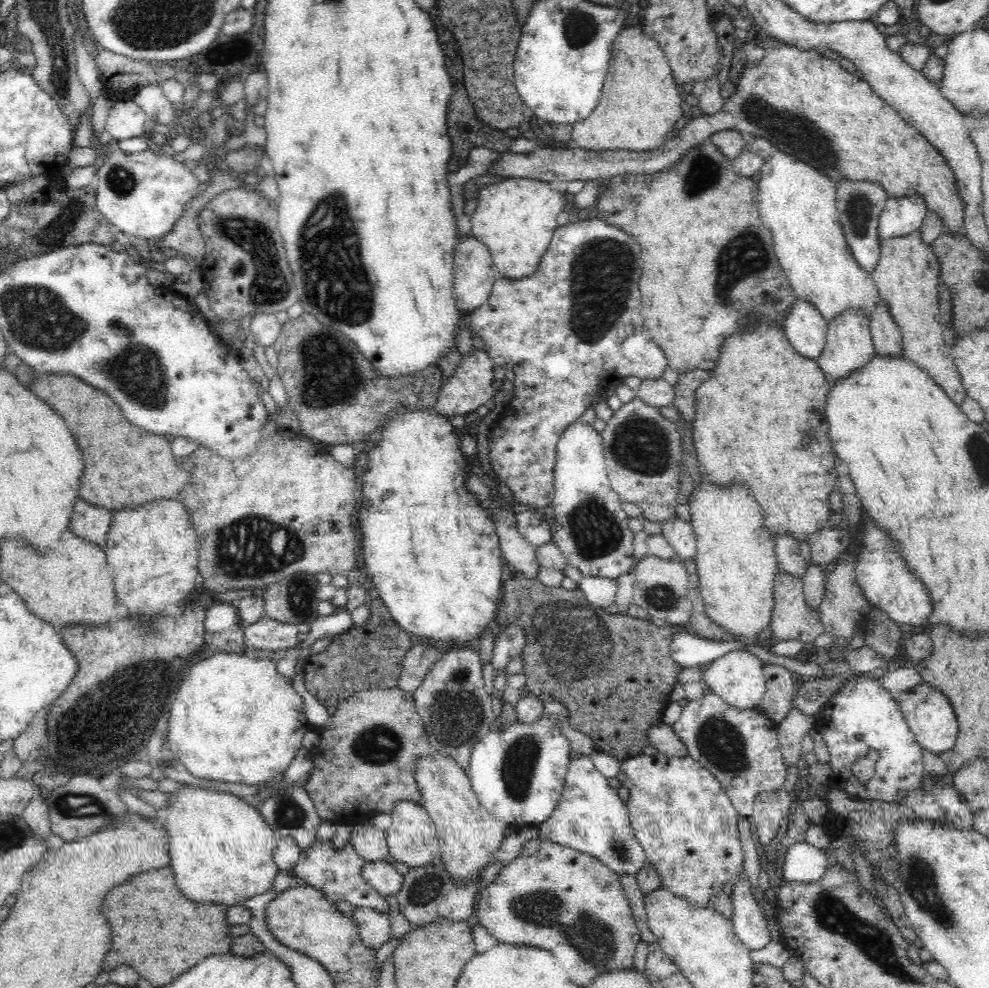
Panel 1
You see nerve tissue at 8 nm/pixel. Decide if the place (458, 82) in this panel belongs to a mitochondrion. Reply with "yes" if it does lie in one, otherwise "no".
no

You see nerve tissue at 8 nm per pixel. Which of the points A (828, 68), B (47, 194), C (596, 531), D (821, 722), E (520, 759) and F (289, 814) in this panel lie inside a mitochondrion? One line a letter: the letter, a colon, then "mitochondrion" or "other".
A: other
B: mitochondrion
C: mitochondrion
D: other
E: mitochondrion
F: mitochondrion

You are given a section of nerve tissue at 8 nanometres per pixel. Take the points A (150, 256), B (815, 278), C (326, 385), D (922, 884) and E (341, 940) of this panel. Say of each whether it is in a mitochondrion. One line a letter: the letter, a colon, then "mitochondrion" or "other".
A: other
B: other
C: mitochondrion
D: mitochondrion
E: other

